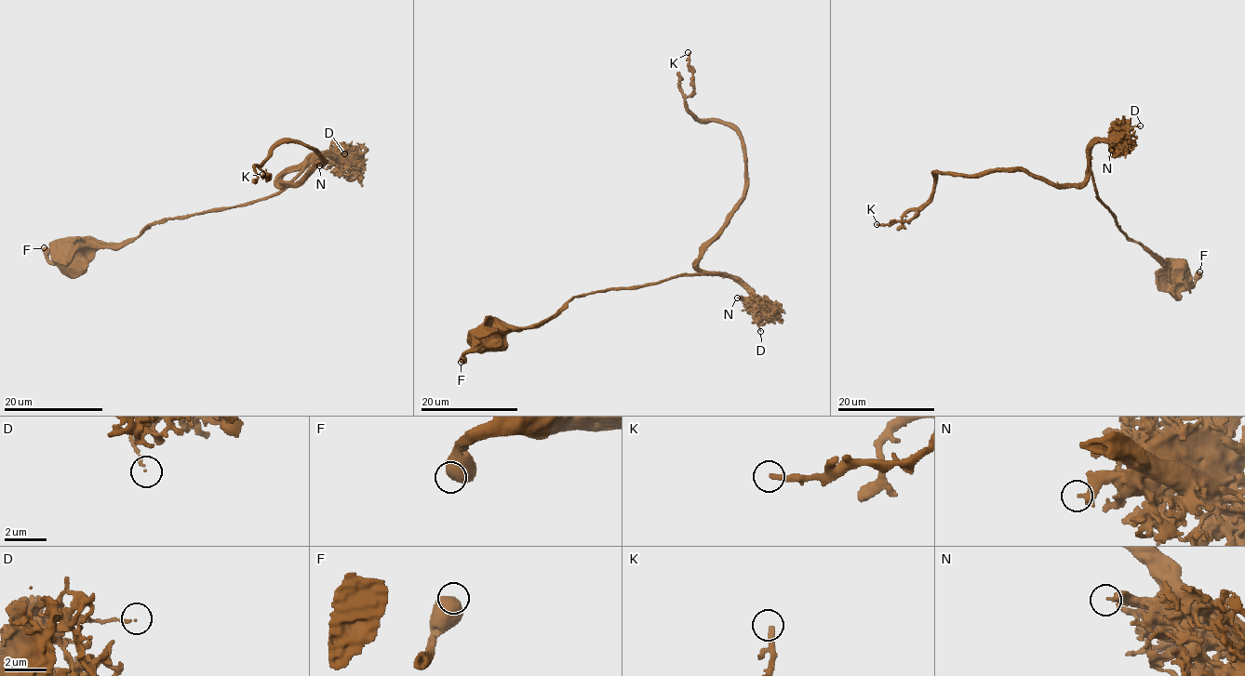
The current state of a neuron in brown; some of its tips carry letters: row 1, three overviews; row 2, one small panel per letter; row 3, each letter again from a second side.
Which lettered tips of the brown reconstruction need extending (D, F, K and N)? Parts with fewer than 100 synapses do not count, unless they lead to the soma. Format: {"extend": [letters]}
{"extend": []}

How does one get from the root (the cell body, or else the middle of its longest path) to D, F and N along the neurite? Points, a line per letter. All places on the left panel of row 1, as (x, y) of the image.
D: (68, 248), (122, 247), (157, 221), (271, 197), (322, 154), (334, 158), (344, 153)
F: (68, 248), (57, 260), (51, 260), (44, 247)
N: (68, 248), (82, 252), (122, 247), (157, 221), (221, 211), (277, 194), (322, 154), (331, 157), (319, 165)

